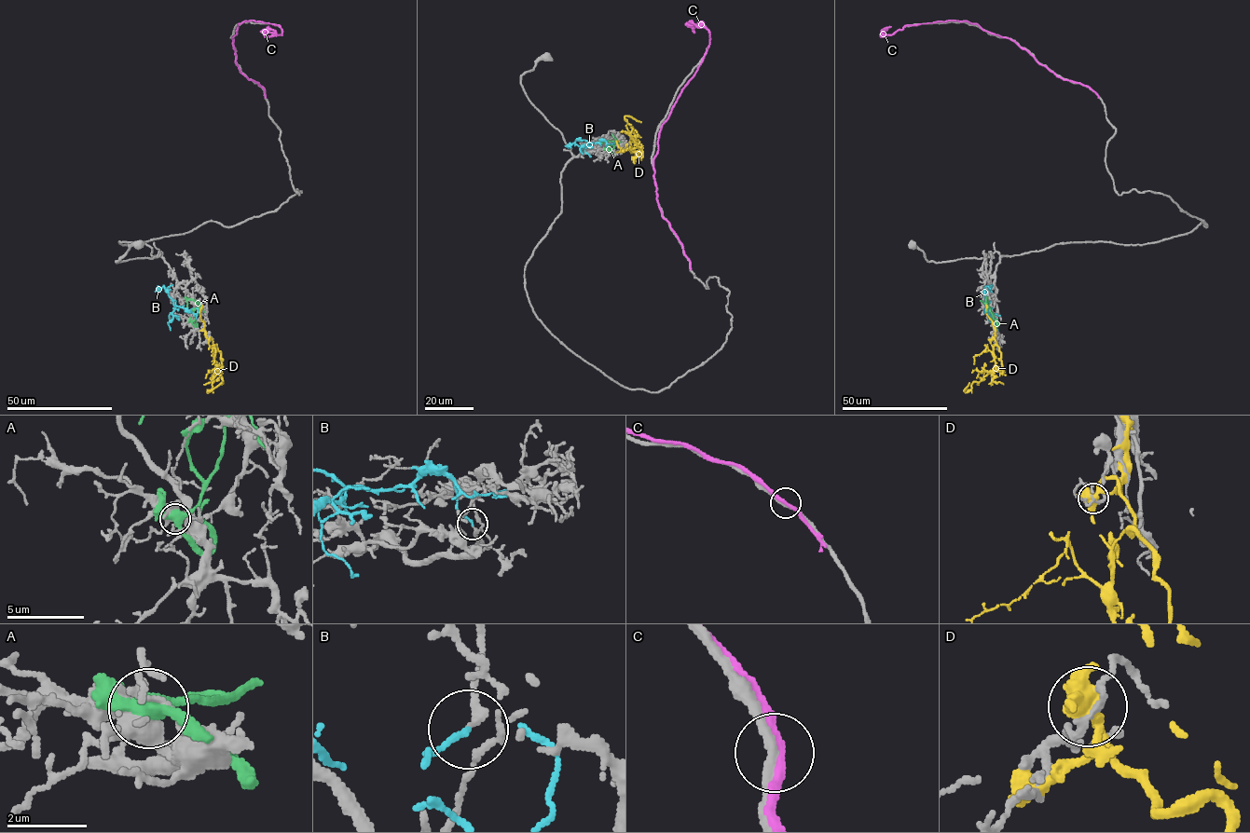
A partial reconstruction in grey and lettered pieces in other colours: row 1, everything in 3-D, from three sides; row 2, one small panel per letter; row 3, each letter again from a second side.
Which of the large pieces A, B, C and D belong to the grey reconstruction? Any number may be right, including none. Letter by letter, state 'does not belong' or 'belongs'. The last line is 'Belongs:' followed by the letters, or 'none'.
A: does not belong
B: belongs
C: does not belong
D: does not belong
Belongs: B

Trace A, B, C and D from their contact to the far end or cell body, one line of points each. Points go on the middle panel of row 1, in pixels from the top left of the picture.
A: (607, 150), (613, 148), (616, 142), (601, 143)
B: (609, 148), (605, 141), (588, 143), (576, 139), (574, 143), (577, 145), (585, 147)
C: (690, 264), (658, 207), (653, 158), (662, 125), (709, 46), (708, 30), (703, 22), (693, 26), (694, 33)
D: (626, 146), (637, 156), (639, 154), (624, 116), (641, 122)

